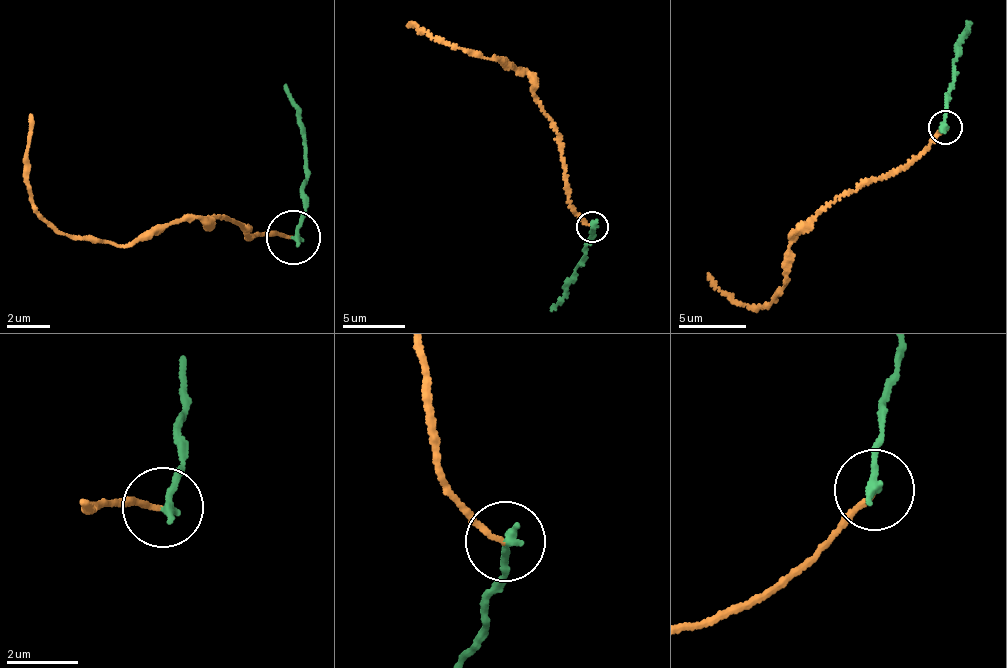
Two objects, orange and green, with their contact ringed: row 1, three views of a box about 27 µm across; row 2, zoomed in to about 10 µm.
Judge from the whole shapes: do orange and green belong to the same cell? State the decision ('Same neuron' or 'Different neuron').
Different neuron

